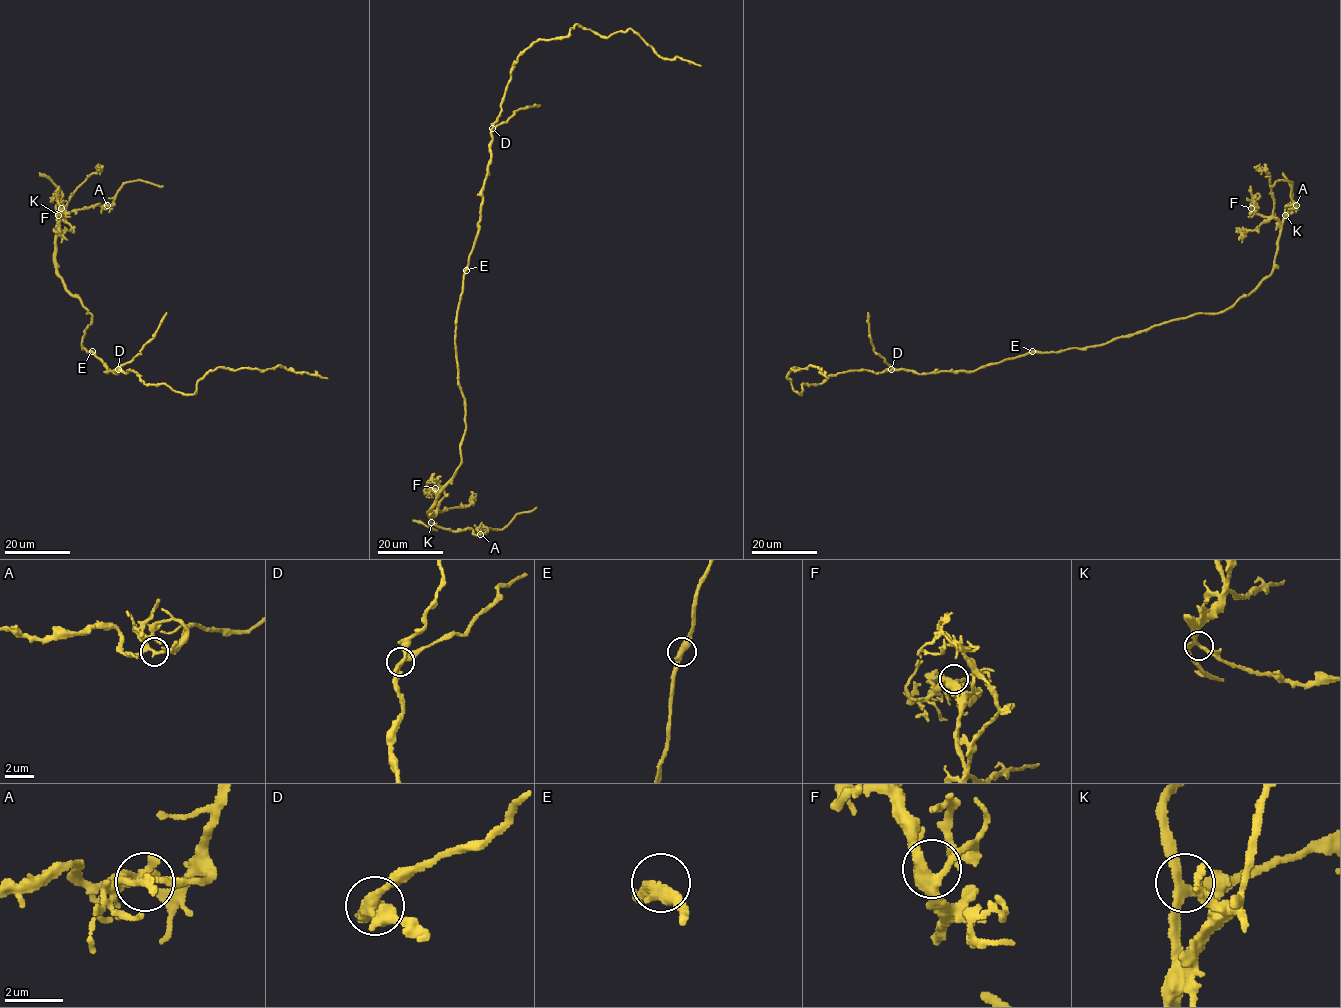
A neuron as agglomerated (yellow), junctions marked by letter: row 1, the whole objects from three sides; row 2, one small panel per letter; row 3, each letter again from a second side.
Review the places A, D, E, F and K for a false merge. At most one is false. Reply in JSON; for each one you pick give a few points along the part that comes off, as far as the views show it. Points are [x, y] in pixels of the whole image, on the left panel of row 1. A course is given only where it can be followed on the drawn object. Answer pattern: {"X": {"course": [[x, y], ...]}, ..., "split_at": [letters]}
{"A": {"course": [[107, 205], [110, 206], [116, 191], [128, 181], [143, 180], [163, 186]]}, "split_at": ["A"]}

